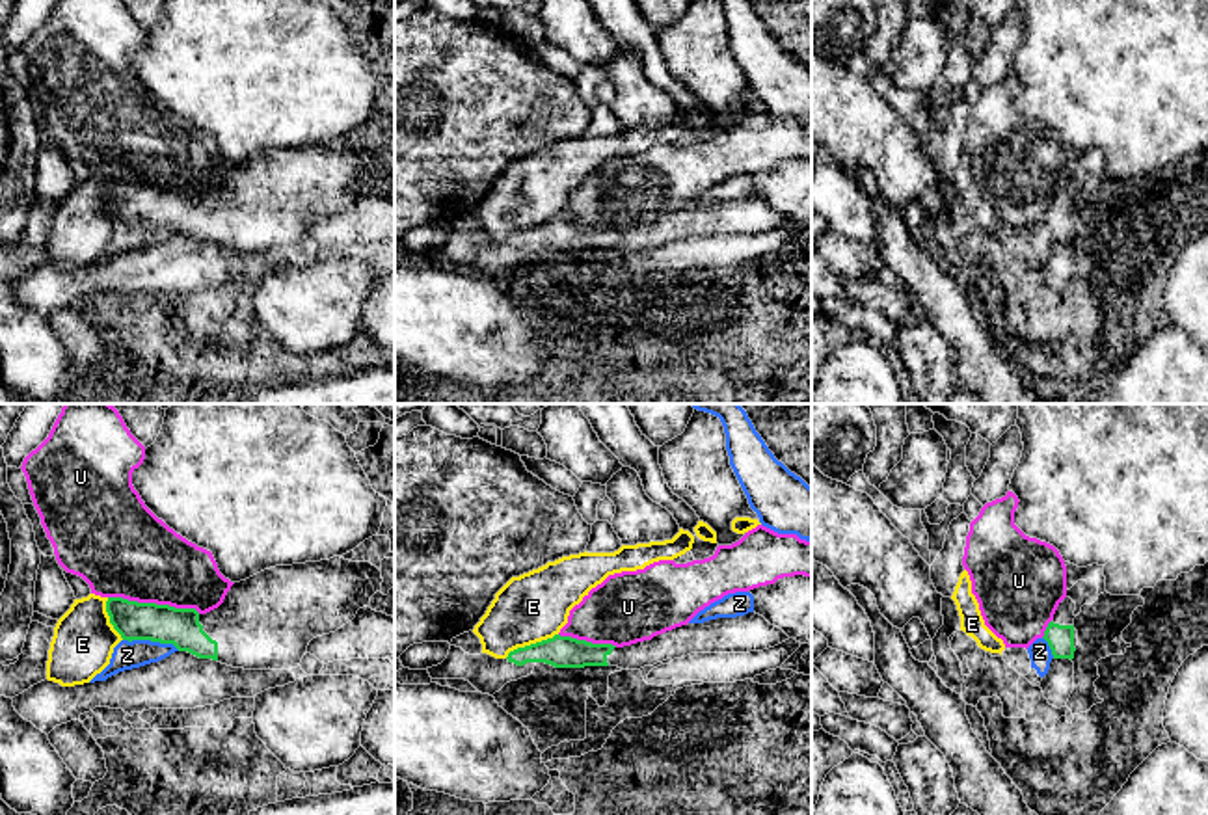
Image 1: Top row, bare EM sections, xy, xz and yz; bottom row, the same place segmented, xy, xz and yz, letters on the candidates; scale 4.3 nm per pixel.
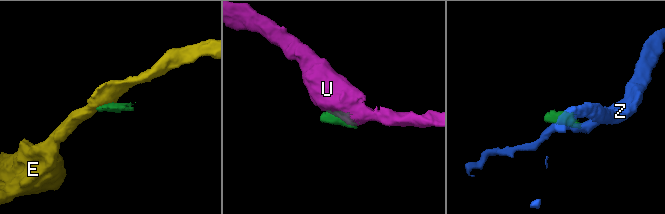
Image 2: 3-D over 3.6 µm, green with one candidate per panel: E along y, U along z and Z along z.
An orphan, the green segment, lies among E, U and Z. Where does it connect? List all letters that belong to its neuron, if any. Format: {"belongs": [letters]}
{"belongs": []}

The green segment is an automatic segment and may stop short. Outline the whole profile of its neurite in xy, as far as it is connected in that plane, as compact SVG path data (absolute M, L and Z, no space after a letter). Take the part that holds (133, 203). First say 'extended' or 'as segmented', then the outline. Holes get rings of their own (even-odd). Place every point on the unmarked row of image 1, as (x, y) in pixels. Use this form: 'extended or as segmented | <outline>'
extended | M341 140L320 145L275 149L246 164L235 166L223 186L199 197L195 192L138 186L108 180L110 207L123 223L173 227L199 242L244 253L298 251L313 221L335 216L352 205L370 180L382 175L382 154L370 145L350 145Z

